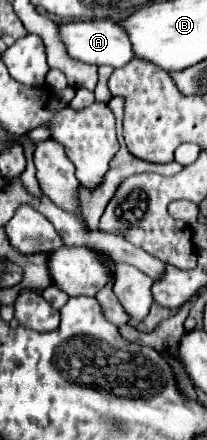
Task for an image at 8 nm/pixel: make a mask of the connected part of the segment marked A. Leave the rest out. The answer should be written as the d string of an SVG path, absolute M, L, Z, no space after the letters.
M78 20L68 24L58 24L58 32L60 32L60 40L64 40L68 56L74 56L80 62L96 64L96 66L108 64L112 68L120 68L134 58L126 32L118 28L112 20Z

